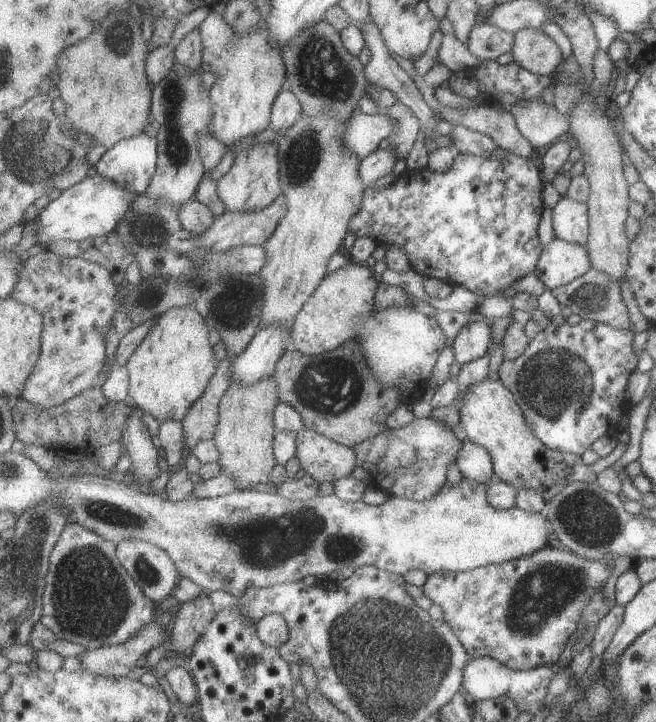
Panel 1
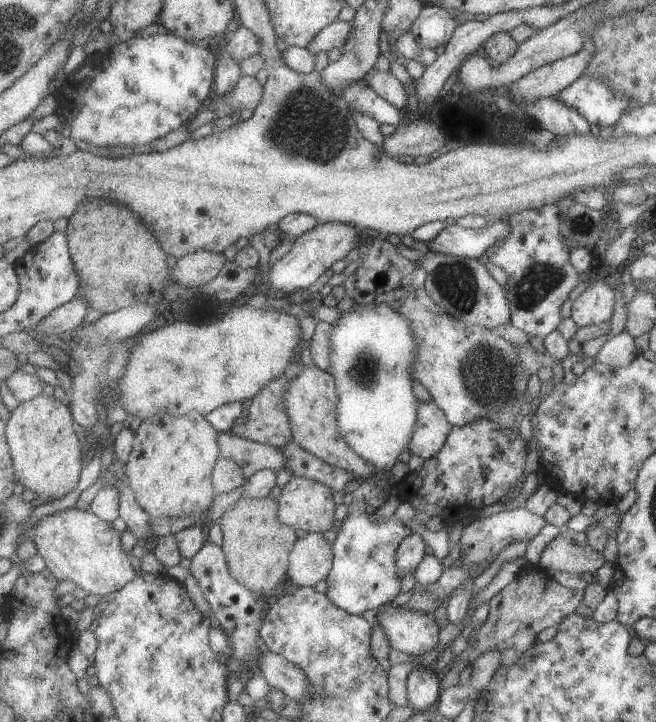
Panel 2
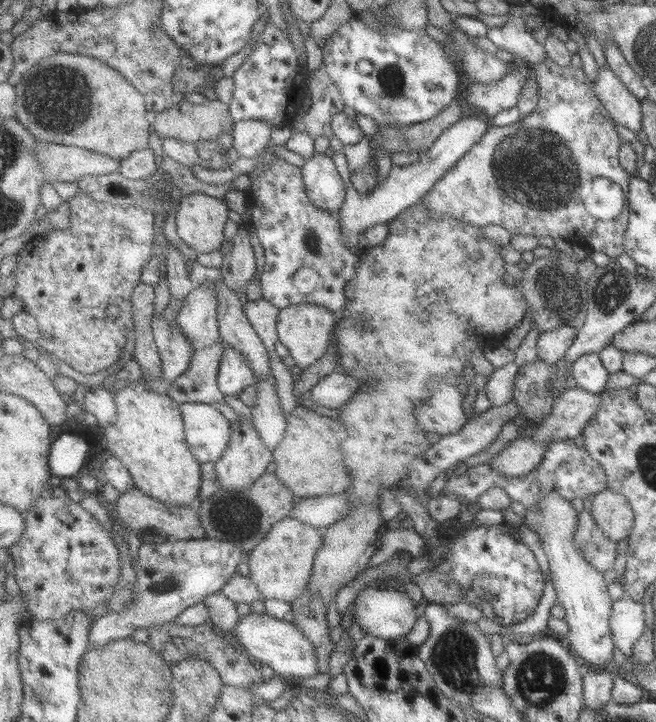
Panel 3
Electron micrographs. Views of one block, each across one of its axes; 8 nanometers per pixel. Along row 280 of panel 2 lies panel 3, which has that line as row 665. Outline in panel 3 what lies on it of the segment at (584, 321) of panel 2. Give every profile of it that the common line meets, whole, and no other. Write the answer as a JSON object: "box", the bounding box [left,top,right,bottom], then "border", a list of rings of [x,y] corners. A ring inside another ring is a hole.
{"box":[524,492,613,668],"border":[[[552,492],[542,496],[534,510],[527,509],[524,521],[541,538],[542,548],[549,559],[549,569],[558,592],[558,602],[564,607],[564,620],[570,627],[565,642],[569,643],[579,658],[583,658],[587,664],[603,668],[603,664],[611,660],[613,652],[612,634],[609,634],[610,626],[607,626],[609,608],[612,608],[611,598],[607,594],[607,584],[601,572],[586,561],[583,553],[573,542],[579,515],[570,500],[565,500],[558,492]]]}

